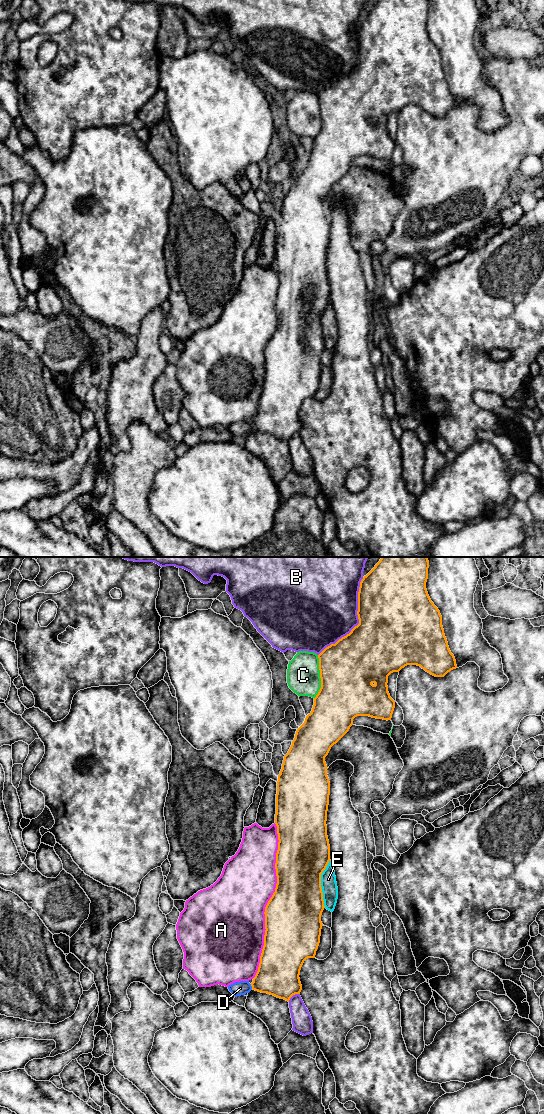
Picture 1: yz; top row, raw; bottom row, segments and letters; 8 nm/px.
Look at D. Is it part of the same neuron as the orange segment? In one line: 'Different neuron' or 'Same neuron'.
Same neuron

